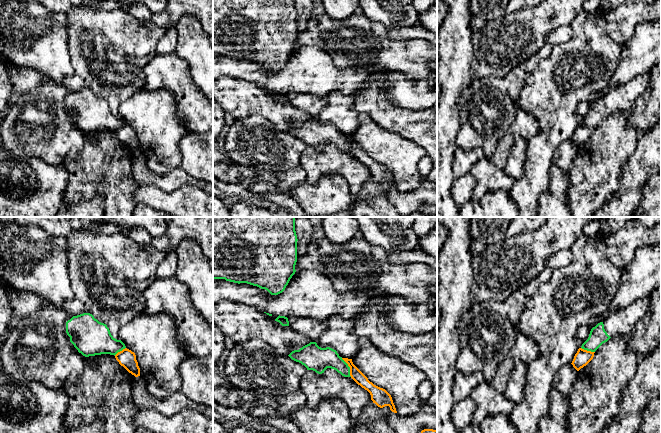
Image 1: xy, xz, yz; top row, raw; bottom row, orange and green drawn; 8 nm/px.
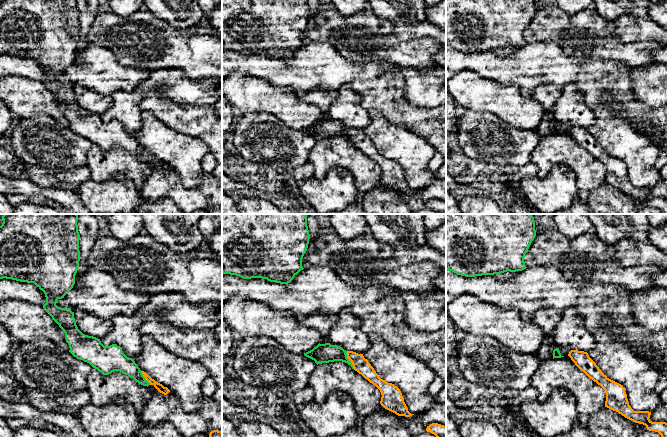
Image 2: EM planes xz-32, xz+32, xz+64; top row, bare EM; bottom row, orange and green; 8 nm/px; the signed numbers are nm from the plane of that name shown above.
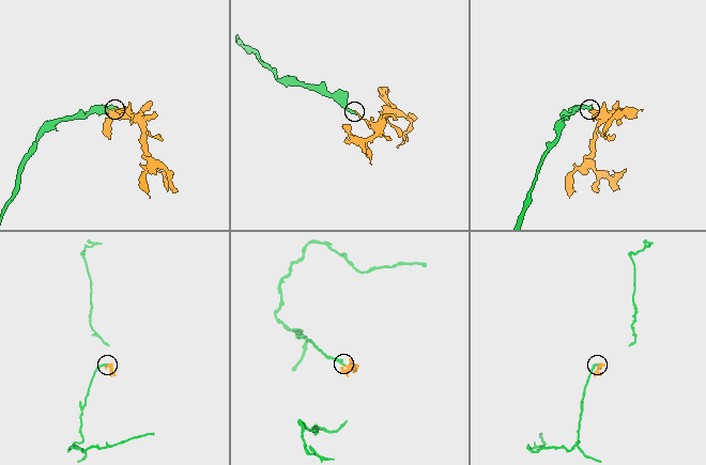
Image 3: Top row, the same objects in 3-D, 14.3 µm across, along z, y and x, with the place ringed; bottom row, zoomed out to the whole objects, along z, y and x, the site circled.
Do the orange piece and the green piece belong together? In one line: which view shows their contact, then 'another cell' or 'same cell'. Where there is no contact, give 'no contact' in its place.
xz | another cell

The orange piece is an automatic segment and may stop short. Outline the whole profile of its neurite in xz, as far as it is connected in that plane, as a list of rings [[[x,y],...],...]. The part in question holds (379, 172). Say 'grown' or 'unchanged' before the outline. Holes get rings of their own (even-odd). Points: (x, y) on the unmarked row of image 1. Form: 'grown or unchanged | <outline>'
unchanged | [[[342,134],[350,143],[351,154],[371,171],[371,176],[378,183],[389,182],[390,186],[397,189],[391,171],[383,164],[374,161],[368,154],[353,140],[352,135]]]

